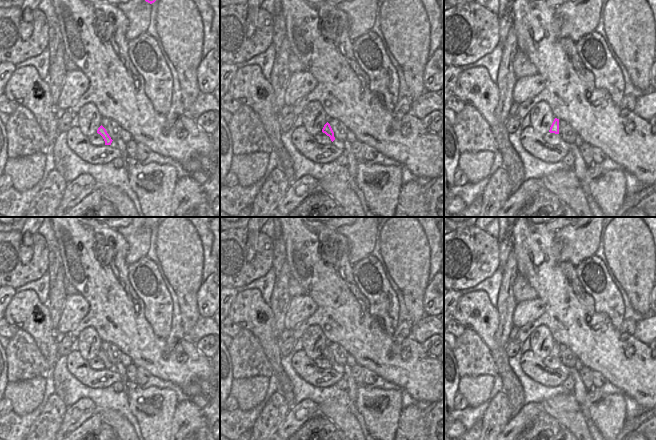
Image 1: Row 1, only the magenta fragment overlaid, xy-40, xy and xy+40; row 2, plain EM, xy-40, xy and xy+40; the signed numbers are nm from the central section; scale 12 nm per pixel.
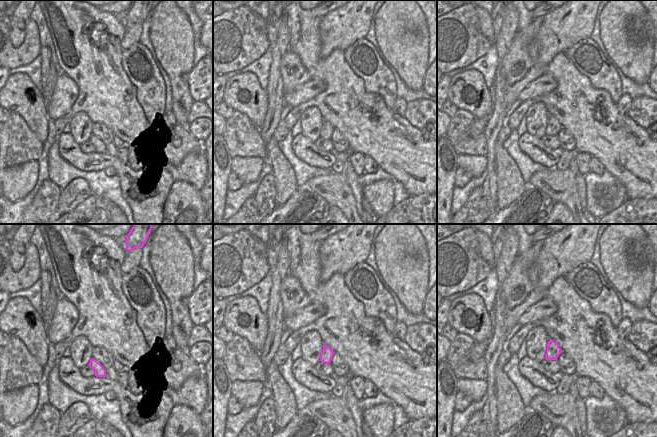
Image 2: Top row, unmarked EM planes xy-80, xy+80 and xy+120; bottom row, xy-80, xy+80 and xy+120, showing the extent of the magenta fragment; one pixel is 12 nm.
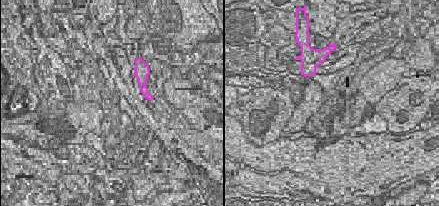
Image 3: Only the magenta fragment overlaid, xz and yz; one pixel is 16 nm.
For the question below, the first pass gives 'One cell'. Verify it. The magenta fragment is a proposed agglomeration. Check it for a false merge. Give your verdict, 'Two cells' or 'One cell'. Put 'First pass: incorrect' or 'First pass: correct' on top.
First pass: correct
One cell.

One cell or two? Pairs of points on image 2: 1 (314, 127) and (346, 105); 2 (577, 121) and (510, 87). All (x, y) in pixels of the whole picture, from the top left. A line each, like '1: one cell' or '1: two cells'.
1: two cells
2: two cells

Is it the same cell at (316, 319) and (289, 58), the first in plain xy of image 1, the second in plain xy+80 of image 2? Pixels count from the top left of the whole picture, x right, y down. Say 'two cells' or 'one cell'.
two cells

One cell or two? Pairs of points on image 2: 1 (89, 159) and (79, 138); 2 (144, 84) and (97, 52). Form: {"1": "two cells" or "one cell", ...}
{"1": "two cells", "2": "two cells"}

